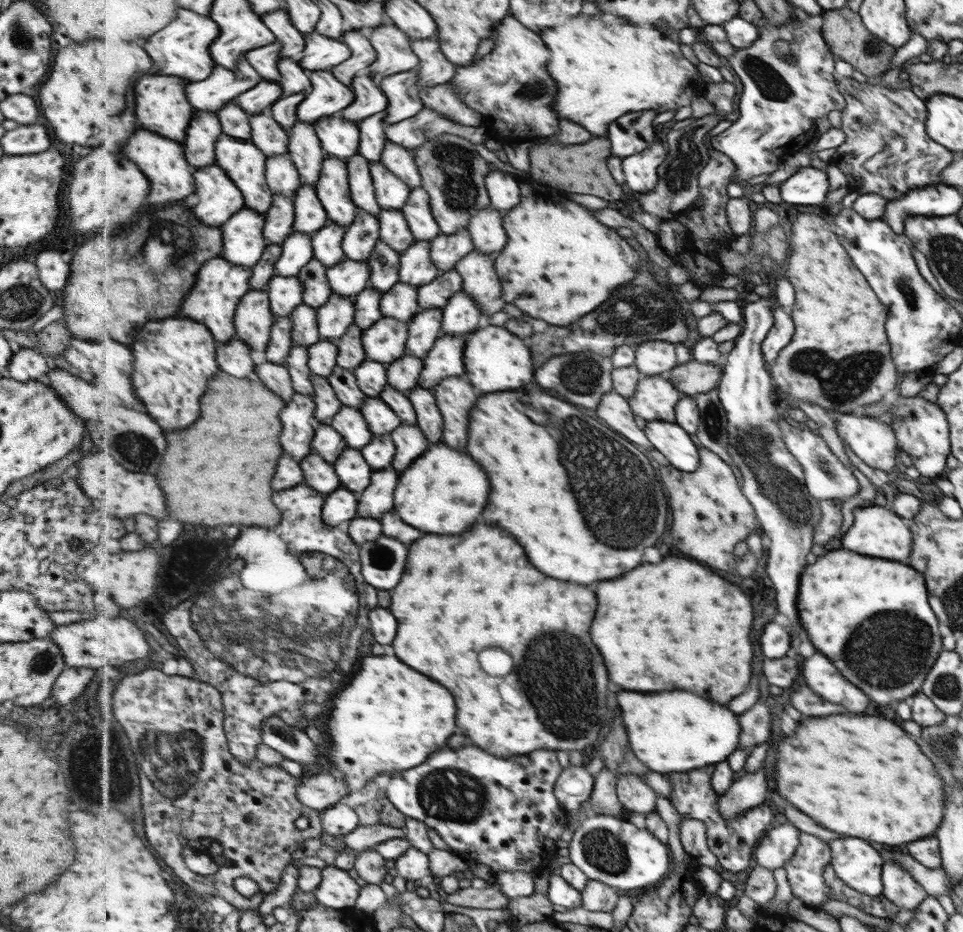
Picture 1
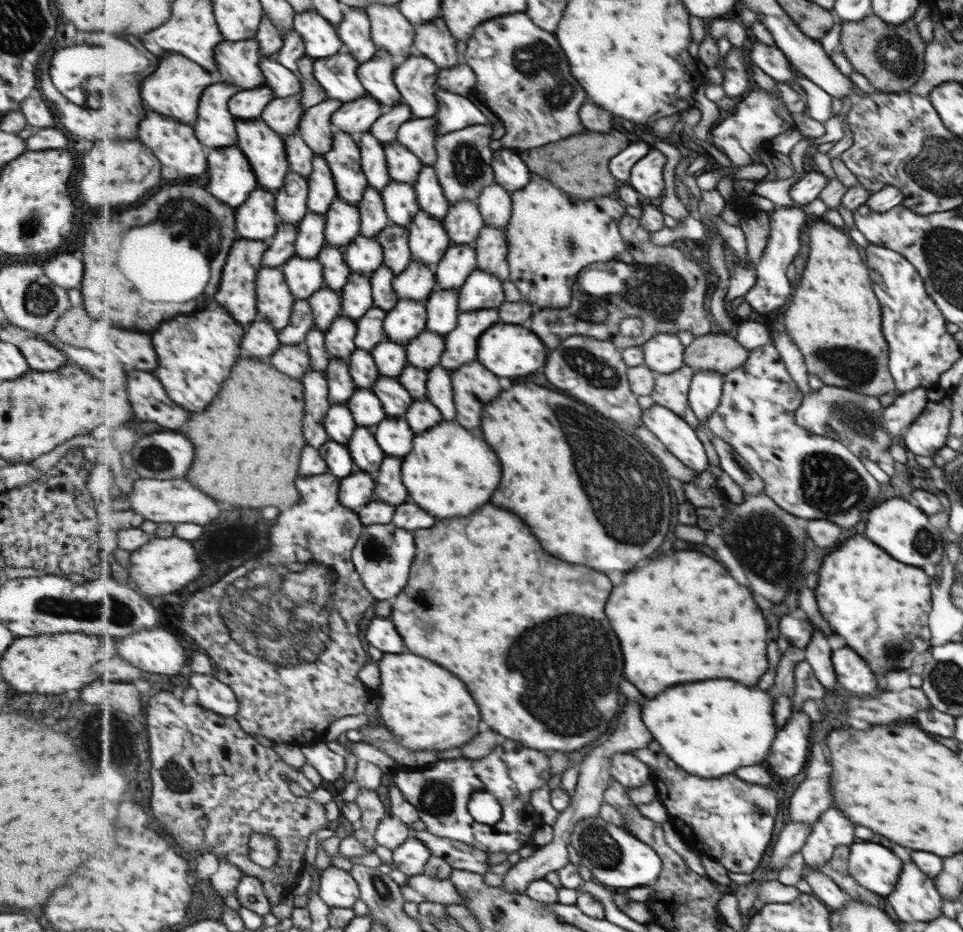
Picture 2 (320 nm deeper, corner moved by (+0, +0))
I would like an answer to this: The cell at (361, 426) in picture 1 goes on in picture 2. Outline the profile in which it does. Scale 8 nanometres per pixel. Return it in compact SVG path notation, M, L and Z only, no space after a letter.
M357 388L355 394L348 400L347 407L351 409L359 426L374 428L388 417L383 402L375 391Z

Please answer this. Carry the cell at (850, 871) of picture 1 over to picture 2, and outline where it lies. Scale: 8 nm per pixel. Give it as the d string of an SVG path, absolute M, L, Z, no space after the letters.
M856 840L849 847L848 873L876 896L886 897L895 888L903 869L901 860L880 844Z

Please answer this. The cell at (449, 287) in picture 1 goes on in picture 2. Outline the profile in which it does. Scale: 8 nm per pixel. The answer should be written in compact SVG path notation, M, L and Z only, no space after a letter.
M471 245L449 247L445 256L434 267L438 280L437 288L460 290L471 273L478 268L476 249Z

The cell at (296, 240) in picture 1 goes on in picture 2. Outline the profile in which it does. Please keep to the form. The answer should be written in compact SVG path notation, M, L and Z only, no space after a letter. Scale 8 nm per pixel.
M309 211L304 221L298 226L296 254L301 258L317 259L323 247L327 244L326 215L318 215Z

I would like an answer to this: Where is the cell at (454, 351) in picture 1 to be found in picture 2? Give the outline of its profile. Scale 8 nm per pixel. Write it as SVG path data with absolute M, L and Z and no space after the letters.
M498 308L479 309L461 312L457 328L453 329L446 337L446 349L441 364L447 367L451 374L460 366L478 360L480 338L486 330L501 322Z

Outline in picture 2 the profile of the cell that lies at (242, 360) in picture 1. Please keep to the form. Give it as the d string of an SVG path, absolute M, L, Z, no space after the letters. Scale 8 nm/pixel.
M258 319L247 326L244 342L242 342L241 354L243 358L261 359L270 361L272 356L283 345L278 331L269 321Z

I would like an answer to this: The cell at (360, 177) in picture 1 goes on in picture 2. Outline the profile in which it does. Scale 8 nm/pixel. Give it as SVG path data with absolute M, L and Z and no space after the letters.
M371 131L360 135L358 143L361 148L362 166L370 186L382 191L392 180L385 146Z

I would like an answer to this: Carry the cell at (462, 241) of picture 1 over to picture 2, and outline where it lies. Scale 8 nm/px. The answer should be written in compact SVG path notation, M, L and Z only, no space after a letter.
M463 199L450 205L444 220L444 228L452 238L452 244L477 246L477 239L485 226L484 216L476 201Z

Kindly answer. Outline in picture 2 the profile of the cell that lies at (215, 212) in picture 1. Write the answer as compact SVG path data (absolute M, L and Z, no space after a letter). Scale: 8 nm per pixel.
M237 145L208 152L211 194L237 209L260 187L256 172Z

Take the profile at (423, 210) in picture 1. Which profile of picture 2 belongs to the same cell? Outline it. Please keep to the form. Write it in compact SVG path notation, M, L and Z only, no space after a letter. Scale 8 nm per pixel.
M425 165L414 183L414 187L421 208L439 222L444 222L451 204L444 193L444 188L434 167Z

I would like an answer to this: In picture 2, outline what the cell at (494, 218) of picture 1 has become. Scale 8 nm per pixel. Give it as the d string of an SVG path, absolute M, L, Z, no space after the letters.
M497 182L482 190L477 204L484 216L485 225L501 230L507 228L513 215L512 193Z

